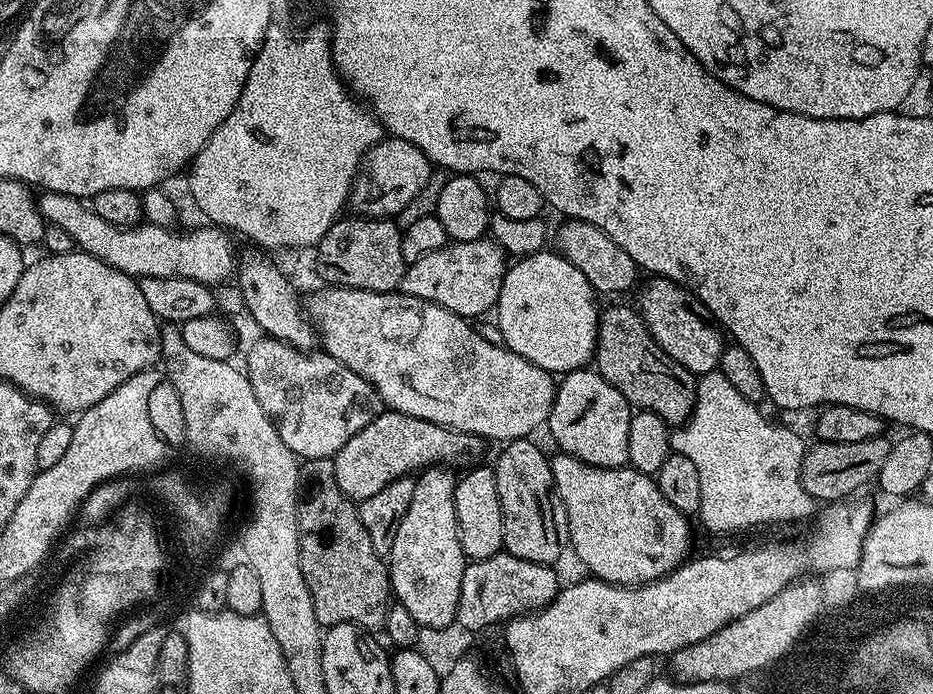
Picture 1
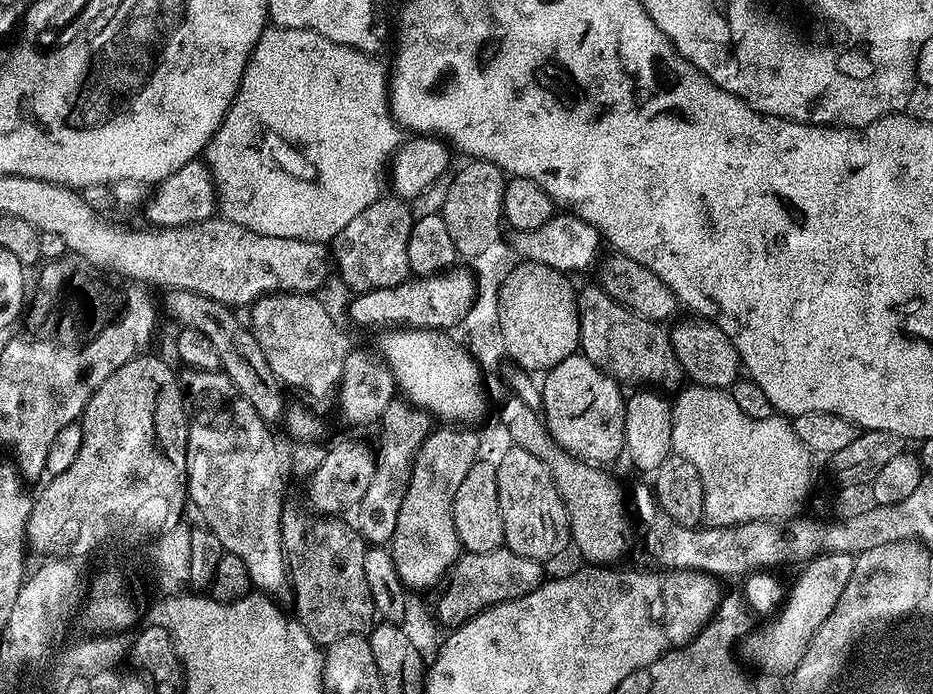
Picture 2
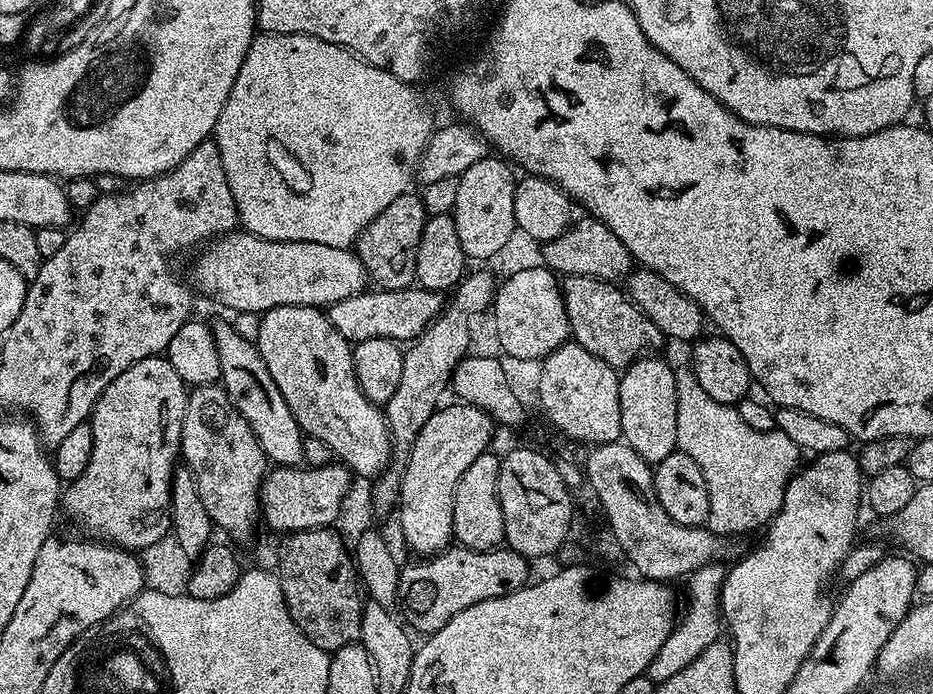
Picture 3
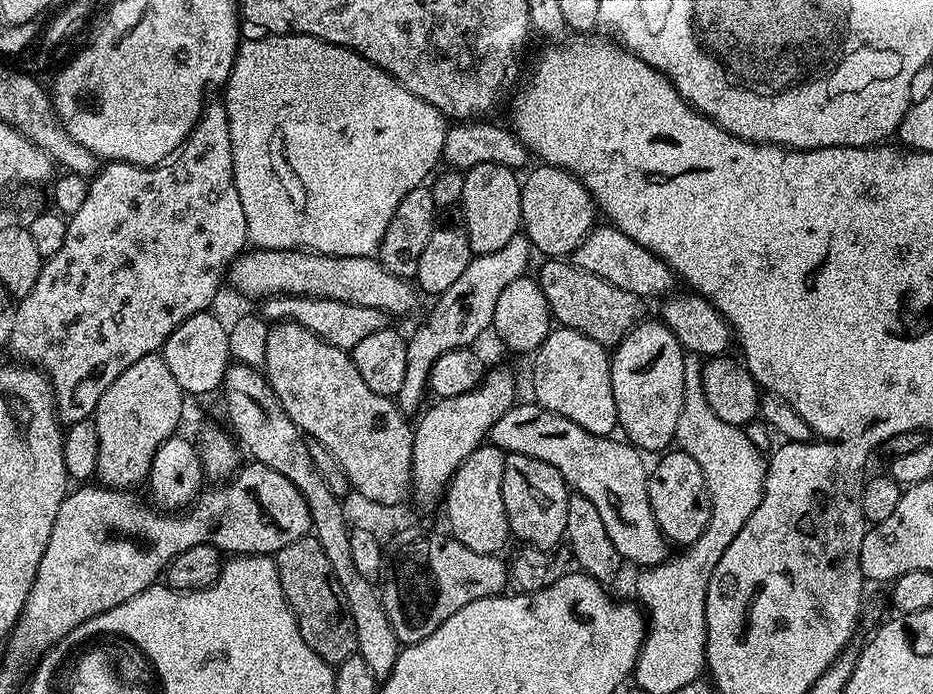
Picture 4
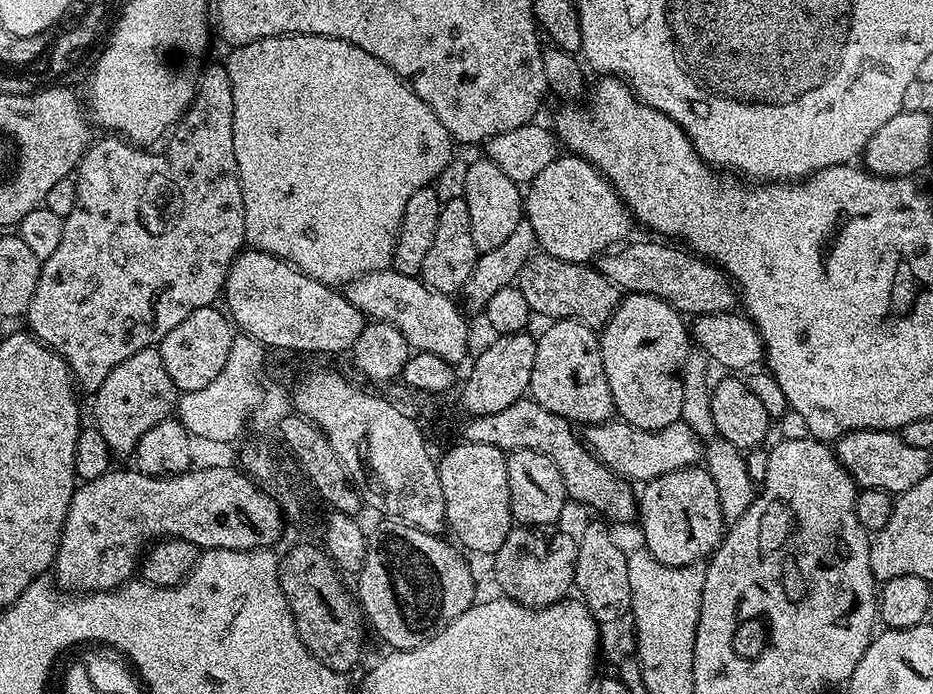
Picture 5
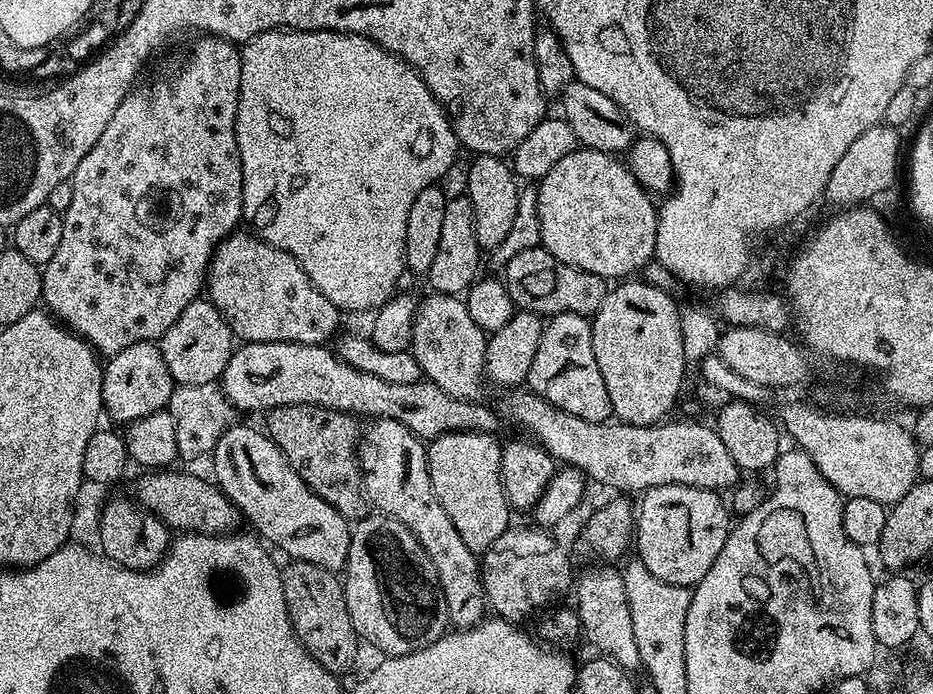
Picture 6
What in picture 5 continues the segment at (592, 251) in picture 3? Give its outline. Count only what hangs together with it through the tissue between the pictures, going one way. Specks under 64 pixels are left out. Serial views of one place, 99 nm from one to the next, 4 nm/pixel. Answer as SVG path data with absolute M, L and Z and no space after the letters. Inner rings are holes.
M656 238L648 239L652 240L640 240L637 244L625 243L599 257L600 273L615 284L621 293L650 294L666 302L677 312L687 314L692 318L702 314L731 312L737 307L736 285L715 264L683 247L673 246L671 243L661 242ZM671 246L676 248L671 248Z

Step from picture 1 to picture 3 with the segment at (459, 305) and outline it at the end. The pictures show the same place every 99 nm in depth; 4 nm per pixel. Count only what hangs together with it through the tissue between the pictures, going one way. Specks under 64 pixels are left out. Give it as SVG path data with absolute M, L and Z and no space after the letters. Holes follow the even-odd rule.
M419 286L389 292L365 290L356 296L342 298L342 302L327 305L326 313L334 329L353 345L372 338L411 342L428 329L428 325L439 316L445 303L445 297L441 293Z

